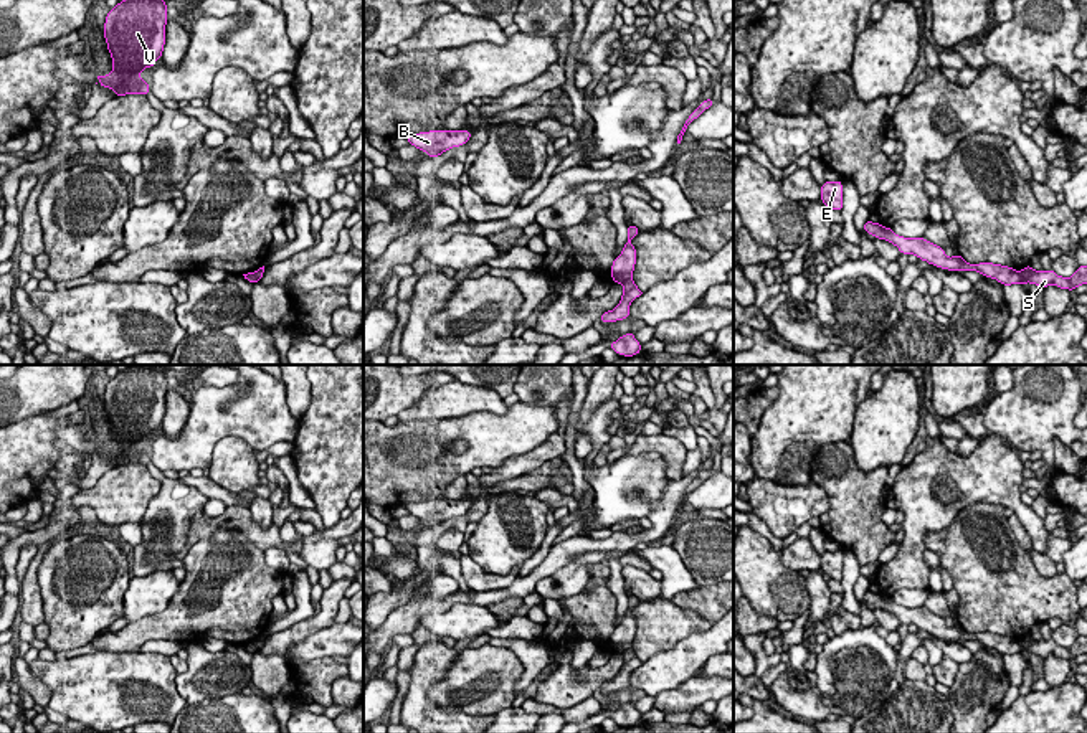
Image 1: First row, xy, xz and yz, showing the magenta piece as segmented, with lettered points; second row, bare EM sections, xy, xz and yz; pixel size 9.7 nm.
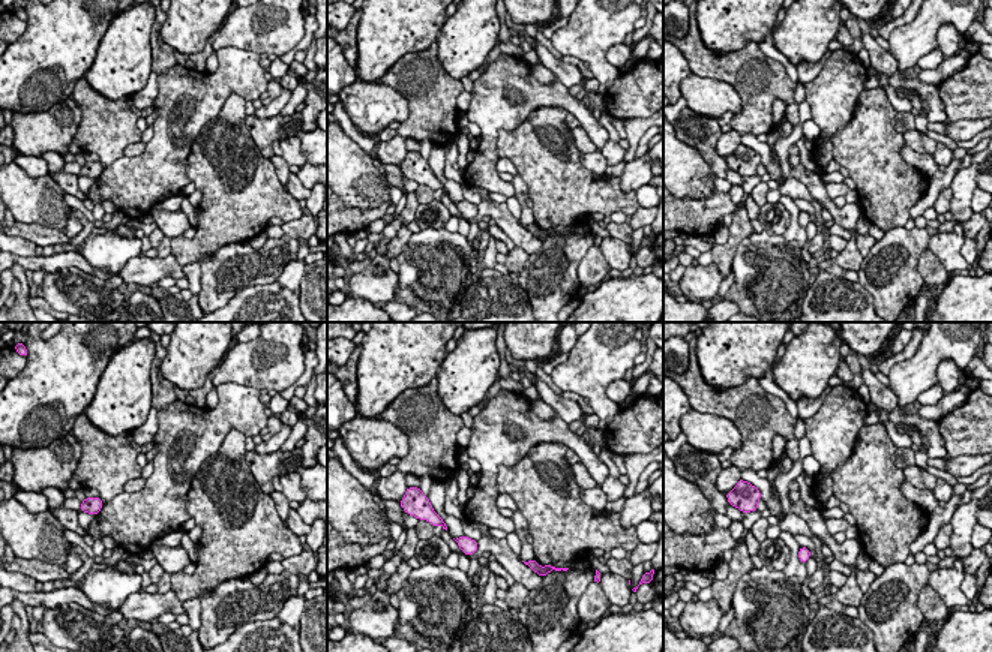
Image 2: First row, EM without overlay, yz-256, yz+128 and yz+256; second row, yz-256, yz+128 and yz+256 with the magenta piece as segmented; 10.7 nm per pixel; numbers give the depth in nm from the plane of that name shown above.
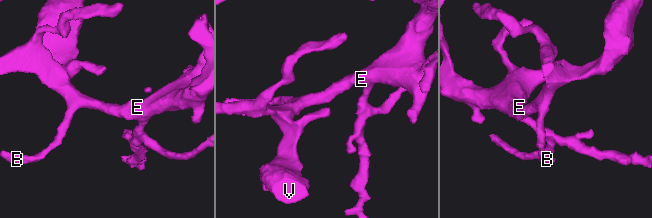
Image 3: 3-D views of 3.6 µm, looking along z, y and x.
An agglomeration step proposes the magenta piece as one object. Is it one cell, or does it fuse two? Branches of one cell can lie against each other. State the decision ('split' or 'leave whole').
split

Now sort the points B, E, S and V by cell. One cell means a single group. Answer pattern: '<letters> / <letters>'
B E V / S

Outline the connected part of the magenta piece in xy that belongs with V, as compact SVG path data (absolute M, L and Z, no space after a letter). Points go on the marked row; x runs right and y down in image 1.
M122 0L109 10L102 33L114 66L107 76L97 76L99 86L112 89L116 97L126 94L147 96L150 92L149 83L139 74L162 58L167 21L165 0Z

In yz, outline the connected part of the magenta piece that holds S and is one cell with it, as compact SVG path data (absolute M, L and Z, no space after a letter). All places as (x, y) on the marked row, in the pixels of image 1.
M1028 264L1023 271L1019 271L1023 284L1036 284L1046 289L1049 284L1056 287L1074 291L1075 287L1087 284L1087 266L1079 266L1077 271L1070 277L1057 276L1052 269L1049 271L1034 271L1031 264Z

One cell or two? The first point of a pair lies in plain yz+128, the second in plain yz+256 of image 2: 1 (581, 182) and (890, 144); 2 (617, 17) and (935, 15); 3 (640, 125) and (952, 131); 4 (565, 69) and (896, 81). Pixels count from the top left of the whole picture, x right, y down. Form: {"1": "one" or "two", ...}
{"1": "one", "2": "one", "3": "one", "4": "one"}

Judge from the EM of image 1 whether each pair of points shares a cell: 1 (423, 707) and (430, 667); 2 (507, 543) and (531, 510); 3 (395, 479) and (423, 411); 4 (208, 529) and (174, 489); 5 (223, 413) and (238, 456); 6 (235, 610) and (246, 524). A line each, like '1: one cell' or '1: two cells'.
1: one cell
2: one cell
3: two cells
4: two cells
5: two cells
6: two cells

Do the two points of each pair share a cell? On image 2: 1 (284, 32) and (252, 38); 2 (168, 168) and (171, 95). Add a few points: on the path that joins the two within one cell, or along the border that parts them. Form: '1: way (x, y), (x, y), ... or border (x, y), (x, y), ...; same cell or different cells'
1: way (276, 32), (260, 35); same cell
2: way (168, 150), (168, 125), (165, 120), (168, 113); same cell

